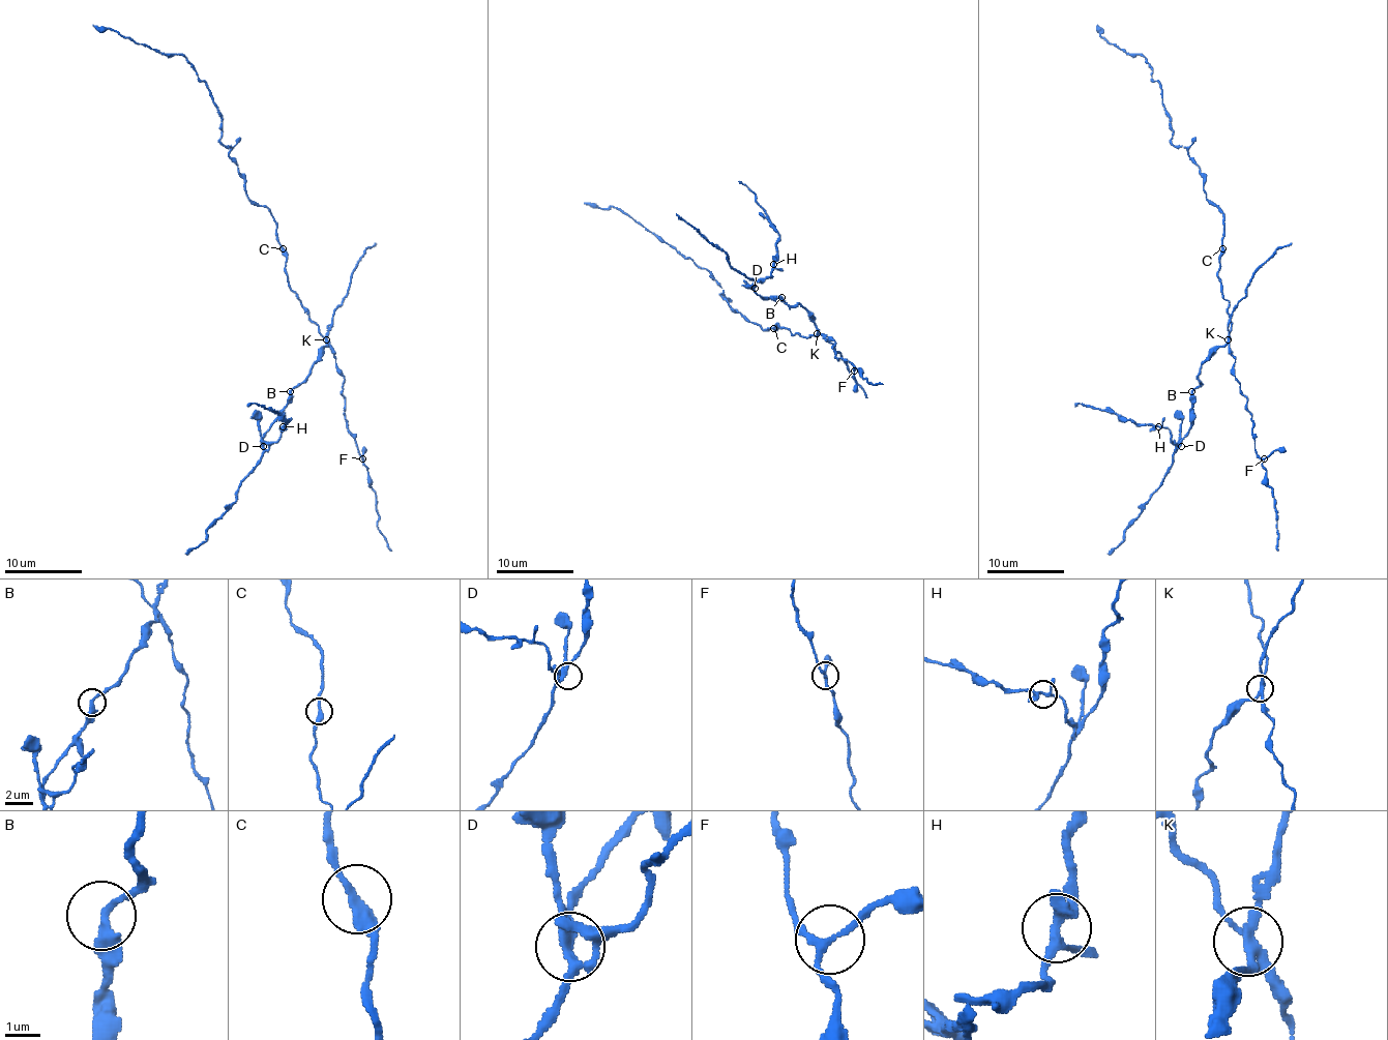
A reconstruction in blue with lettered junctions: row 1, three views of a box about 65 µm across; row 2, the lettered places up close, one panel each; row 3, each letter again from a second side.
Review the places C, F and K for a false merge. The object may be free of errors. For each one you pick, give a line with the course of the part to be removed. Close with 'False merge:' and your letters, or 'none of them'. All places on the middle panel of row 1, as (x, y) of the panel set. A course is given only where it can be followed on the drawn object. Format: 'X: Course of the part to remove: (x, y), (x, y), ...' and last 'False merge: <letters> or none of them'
K: Course of the part to remove: (817, 334), (803, 306), (764, 299), (752, 279), (729, 264), (729, 257), (677, 213)
False merge: K

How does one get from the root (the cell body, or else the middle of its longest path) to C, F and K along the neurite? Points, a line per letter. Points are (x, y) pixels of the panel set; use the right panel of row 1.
C: (1220, 264), (1222, 248)
F: (1220, 264), (1218, 281), (1232, 324), (1234, 376), (1247, 399), (1254, 452), (1265, 457)
K: (1220, 264), (1218, 281), (1228, 302), (1232, 324), (1228, 339)

